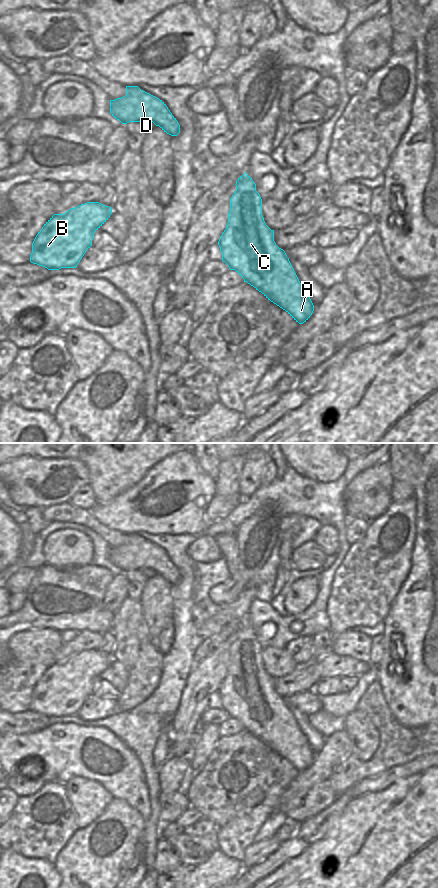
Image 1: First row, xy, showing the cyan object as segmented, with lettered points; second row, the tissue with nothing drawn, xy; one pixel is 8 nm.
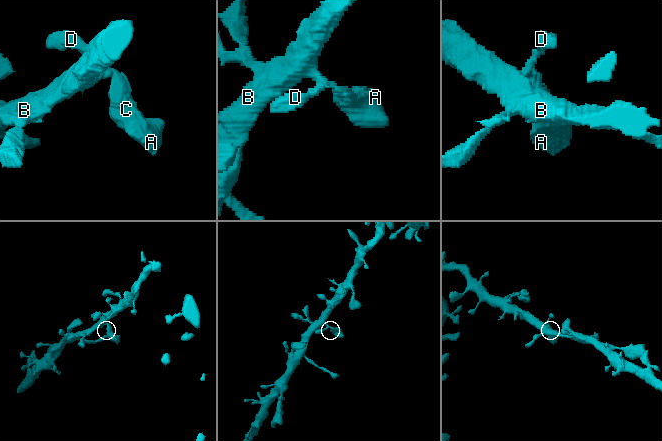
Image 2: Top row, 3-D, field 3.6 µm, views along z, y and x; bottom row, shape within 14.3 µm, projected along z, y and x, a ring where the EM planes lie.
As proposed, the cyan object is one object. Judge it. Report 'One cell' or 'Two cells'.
One cell

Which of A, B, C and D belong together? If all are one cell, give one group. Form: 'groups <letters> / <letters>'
groups A B C D

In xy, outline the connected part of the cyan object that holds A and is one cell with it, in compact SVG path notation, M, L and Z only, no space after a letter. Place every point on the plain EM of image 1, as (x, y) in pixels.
M245 620L236 629L236 639L230 647L230 659L228 661L228 671L222 681L218 693L222 701L222 709L230 718L235 718L243 727L261 740L268 748L285 758L296 770L303 772L314 759L314 753L300 731L285 699L279 696L274 689L274 678L271 678L265 671L262 663L262 647L256 639L256 632Z

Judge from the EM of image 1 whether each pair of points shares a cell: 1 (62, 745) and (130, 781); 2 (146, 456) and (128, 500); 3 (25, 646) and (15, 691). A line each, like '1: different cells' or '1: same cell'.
1: same cell
2: different cells
3: same cell

